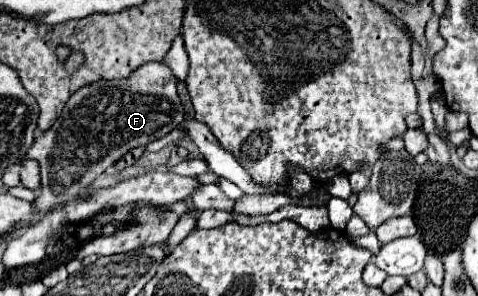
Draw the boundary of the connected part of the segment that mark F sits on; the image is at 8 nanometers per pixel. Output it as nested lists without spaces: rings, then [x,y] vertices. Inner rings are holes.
[[[161,62],[143,64],[143,68],[137,68],[135,72],[131,72],[131,76],[123,80],[99,80],[95,84],[83,86],[69,98],[59,120],[55,120],[55,124],[47,132],[39,134],[33,148],[27,152],[27,158],[37,160],[41,166],[41,192],[35,198],[35,210],[49,212],[55,206],[61,206],[63,202],[77,198],[83,190],[87,190],[95,182],[97,176],[101,176],[127,152],[139,146],[145,148],[147,144],[167,136],[181,122],[183,122],[183,106],[175,90],[175,76]]]

